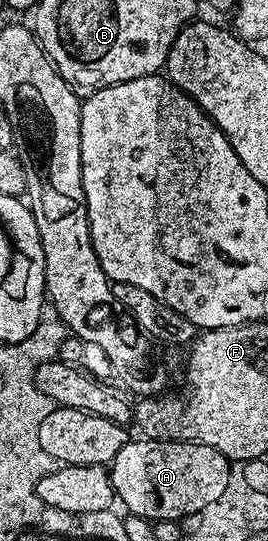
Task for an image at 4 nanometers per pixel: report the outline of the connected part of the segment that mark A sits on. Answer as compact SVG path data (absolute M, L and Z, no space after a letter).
M130 439L115 455L108 466L114 496L126 504L125 512L145 517L151 522L176 521L182 517L193 518L204 511L204 507L220 499L232 476L232 463L220 451L207 445L195 445L192 441L152 441L149 439Z

